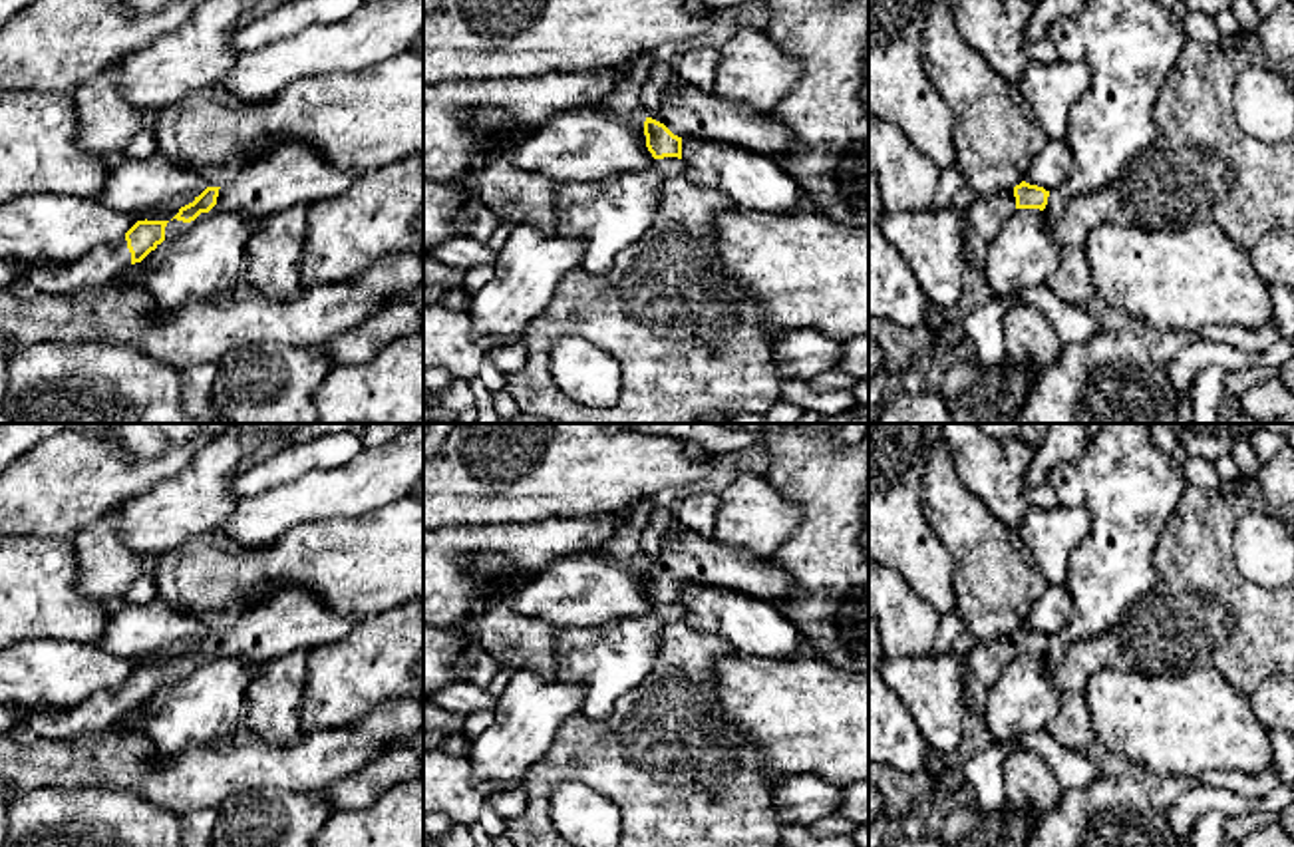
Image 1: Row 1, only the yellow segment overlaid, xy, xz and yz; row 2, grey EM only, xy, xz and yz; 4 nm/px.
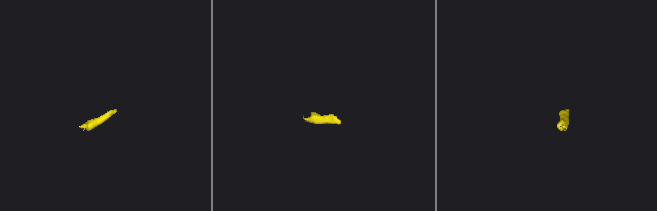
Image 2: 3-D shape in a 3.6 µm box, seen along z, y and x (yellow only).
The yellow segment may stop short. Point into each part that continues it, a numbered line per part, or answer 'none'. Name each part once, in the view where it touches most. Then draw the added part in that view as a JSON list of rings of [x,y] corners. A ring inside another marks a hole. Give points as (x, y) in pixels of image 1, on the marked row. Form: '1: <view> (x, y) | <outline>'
1: xy (295, 173) | [[[286,143],[246,165],[229,185],[219,189],[217,205],[195,221],[169,221],[165,241],[191,231],[215,213],[239,213],[264,219],[294,205],[310,207],[342,195],[356,175],[336,169],[322,151],[306,143]]]
2: xy (104, 265) | [[[125,237],[89,251],[70,266],[32,270],[30,284],[42,292],[66,294],[80,288],[115,282],[131,266],[131,253]]]

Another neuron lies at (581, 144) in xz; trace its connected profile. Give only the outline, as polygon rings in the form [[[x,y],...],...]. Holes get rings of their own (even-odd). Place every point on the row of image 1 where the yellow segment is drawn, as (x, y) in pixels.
[[[592,107],[566,109],[521,139],[507,159],[557,183],[596,181],[622,171],[644,171],[656,159],[646,147],[644,121],[604,117]]]

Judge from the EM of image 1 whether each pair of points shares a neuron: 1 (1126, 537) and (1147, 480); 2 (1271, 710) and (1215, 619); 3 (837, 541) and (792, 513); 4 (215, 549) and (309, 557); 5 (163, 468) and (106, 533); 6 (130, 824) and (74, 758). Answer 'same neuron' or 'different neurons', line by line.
1: same neuron
2: different neurons
3: different neurons
4: same neuron
5: different neurons
6: different neurons

